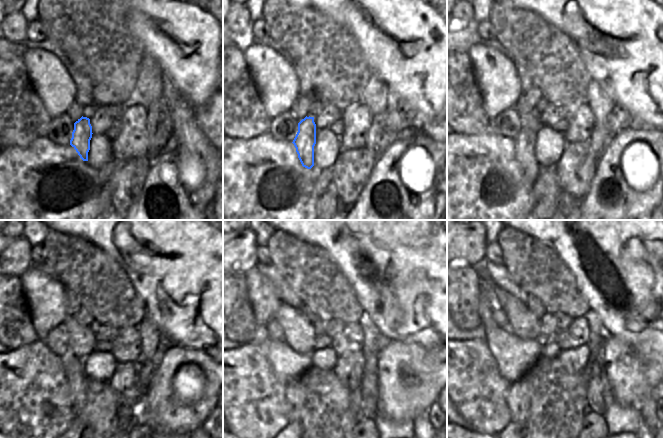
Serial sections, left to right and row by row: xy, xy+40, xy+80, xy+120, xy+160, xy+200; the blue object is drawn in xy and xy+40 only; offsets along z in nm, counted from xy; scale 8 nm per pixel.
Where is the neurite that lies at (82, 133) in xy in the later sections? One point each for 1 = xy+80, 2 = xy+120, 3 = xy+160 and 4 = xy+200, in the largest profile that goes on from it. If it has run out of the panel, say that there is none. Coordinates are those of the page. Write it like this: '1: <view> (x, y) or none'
1: xy+80 (524, 143)
2: xy+120 (77, 379)
3: xy+160 (294, 390)
4: xy+200 (518, 402)

